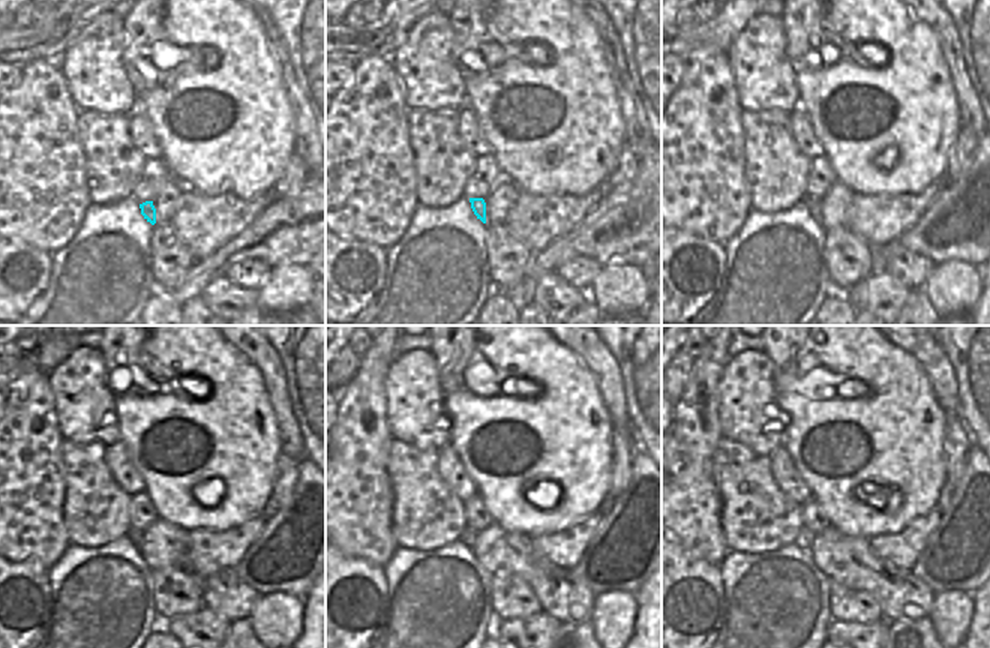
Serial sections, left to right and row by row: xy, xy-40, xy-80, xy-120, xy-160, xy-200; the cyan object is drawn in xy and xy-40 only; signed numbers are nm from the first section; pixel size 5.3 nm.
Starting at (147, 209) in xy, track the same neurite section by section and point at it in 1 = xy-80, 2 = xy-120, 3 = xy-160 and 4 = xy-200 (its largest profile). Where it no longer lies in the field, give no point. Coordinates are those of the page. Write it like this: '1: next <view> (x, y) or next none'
1: next xy-80 (812, 204)
2: next xy-120 (134, 536)
3: next xy-160 (467, 536)
4: next xy-200 (803, 540)

